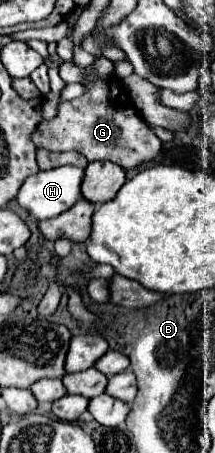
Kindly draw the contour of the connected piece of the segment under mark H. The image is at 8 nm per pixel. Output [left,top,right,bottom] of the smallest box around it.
[17,165,85,219]

